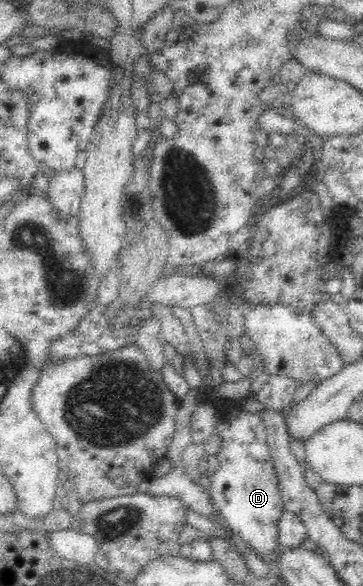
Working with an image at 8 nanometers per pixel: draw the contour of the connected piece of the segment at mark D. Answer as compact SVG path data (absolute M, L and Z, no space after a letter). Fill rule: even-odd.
M198 391L197 398L198 404L213 401L222 413L215 427L215 433L221 441L220 450L215 453L219 466L209 476L207 489L211 503L235 534L248 542L248 546L254 548L258 556L268 563L273 563L280 549L277 542L277 519L284 506L262 416L242 410L243 401L220 398L213 392L200 394Z

